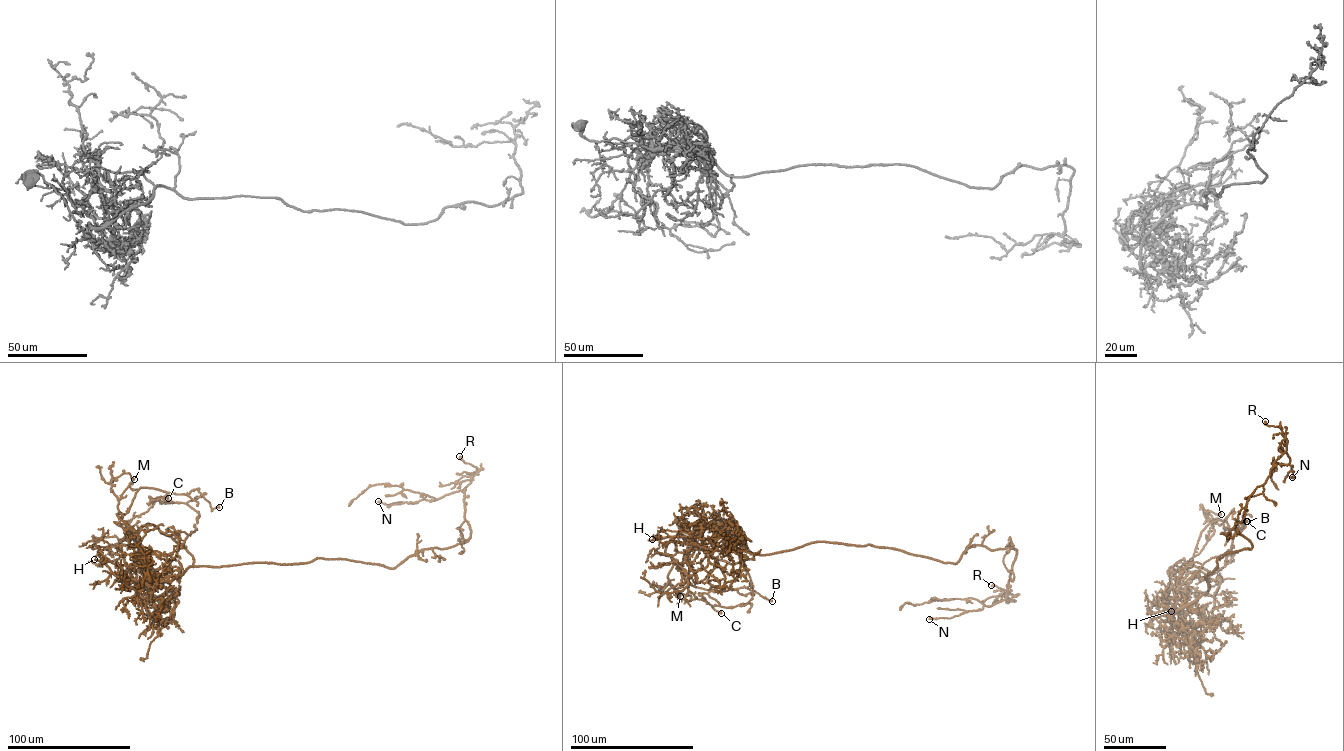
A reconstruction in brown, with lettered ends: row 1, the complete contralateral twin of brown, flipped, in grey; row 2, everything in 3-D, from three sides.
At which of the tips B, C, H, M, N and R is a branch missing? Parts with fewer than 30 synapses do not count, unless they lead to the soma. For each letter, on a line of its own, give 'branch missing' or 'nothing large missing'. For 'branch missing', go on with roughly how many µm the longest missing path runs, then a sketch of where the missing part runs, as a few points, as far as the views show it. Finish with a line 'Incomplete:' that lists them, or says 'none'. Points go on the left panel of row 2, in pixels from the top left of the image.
B: nothing large missing
C: nothing large missing
H: branch missing | 60 µm | (94, 559), (81, 558), (63, 570), (55, 580), (55, 598)
M: nothing large missing
N: nothing large missing
R: nothing large missing
Incomplete: H

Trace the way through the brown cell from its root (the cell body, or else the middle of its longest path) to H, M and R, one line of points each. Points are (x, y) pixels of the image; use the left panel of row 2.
H: (289, 564), (190, 565), (180, 575), (144, 583), (121, 579), (94, 559)
M: (289, 564), (193, 566), (155, 526), (134, 531), (117, 516), (112, 482), (124, 473), (134, 479)
R: (289, 564), (338, 559), (395, 568), (420, 550), (464, 543), (471, 531), (462, 490), (478, 469), (459, 456)

